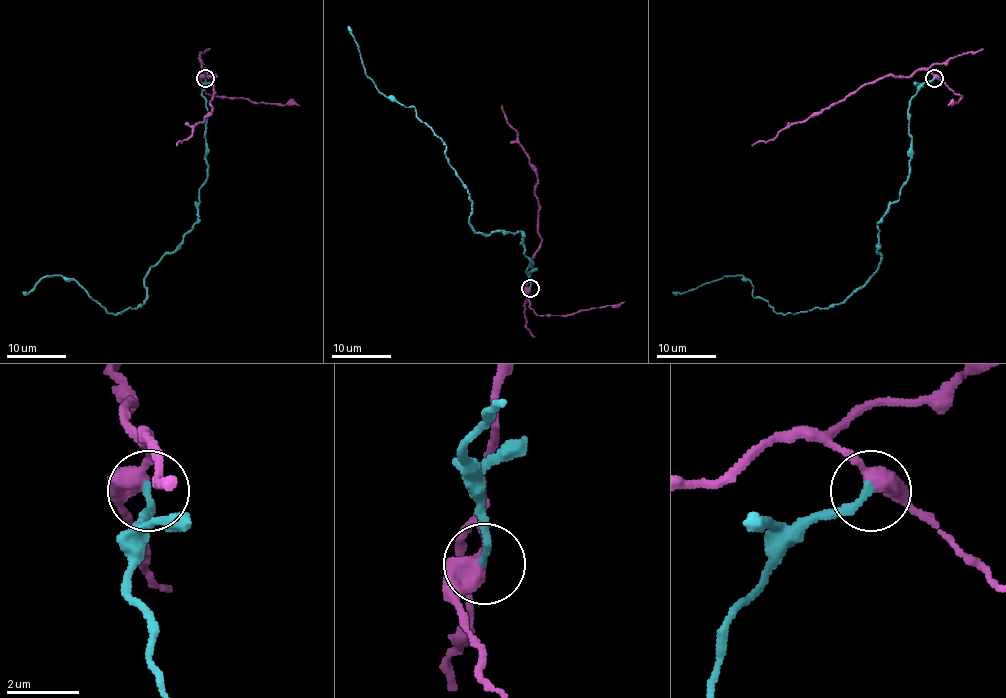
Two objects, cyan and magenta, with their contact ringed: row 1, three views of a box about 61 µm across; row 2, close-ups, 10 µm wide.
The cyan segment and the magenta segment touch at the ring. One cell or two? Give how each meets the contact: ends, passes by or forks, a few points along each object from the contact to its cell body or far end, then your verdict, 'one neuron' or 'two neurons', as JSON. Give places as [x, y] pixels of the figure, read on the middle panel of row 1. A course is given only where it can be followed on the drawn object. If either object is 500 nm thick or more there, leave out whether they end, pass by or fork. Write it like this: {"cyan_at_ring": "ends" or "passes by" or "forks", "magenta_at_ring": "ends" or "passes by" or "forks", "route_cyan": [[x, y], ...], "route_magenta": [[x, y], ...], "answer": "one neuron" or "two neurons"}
{"cyan_at_ring": "ends", "magenta_at_ring": "passes by", "route_cyan": [[531, 288], [534, 262], [520, 231], [474, 229], [445, 144], [414, 107], [376, 87], [348, 26]], "route_magenta": [[529, 288], [532, 255], [541, 238], [535, 192], [536, 171], [501, 105]], "answer": "two neurons"}

